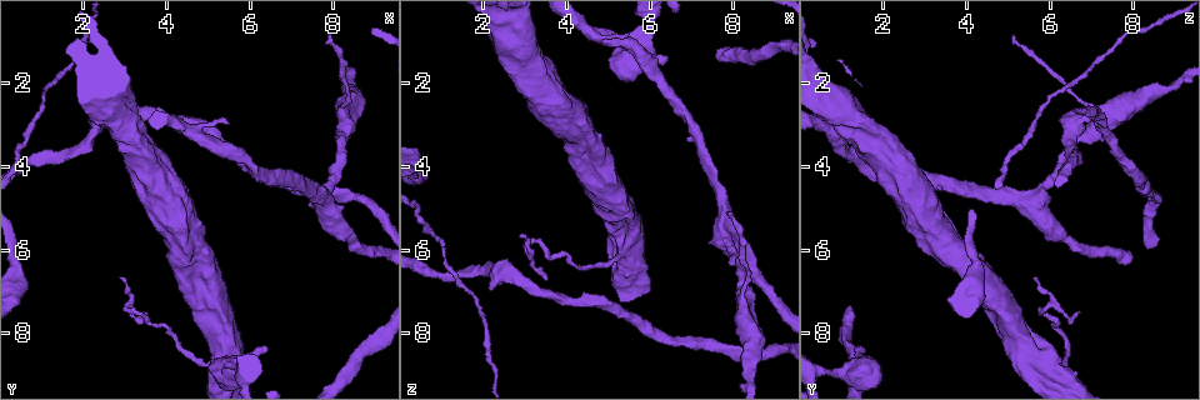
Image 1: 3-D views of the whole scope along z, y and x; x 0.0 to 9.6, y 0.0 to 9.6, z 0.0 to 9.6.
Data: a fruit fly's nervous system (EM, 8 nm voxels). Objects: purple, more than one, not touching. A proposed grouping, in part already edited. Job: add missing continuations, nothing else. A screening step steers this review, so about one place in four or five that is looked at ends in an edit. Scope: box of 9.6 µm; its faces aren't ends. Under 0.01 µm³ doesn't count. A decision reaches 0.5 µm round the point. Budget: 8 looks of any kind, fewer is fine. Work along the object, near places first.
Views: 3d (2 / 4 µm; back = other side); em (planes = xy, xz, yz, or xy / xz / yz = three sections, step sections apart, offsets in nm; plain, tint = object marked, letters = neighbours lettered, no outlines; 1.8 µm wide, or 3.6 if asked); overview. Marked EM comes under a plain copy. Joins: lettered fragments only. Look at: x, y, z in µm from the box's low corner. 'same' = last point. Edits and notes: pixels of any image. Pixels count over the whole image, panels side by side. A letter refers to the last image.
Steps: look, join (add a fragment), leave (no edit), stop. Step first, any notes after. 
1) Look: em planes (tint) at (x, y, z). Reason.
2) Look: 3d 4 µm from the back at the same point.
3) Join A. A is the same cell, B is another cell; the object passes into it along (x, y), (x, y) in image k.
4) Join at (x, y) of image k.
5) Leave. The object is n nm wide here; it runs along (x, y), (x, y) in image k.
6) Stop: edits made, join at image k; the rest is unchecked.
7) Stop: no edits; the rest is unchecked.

Look: em planes (letters) at (2.95, 6.60, 5.60). Tapers out.

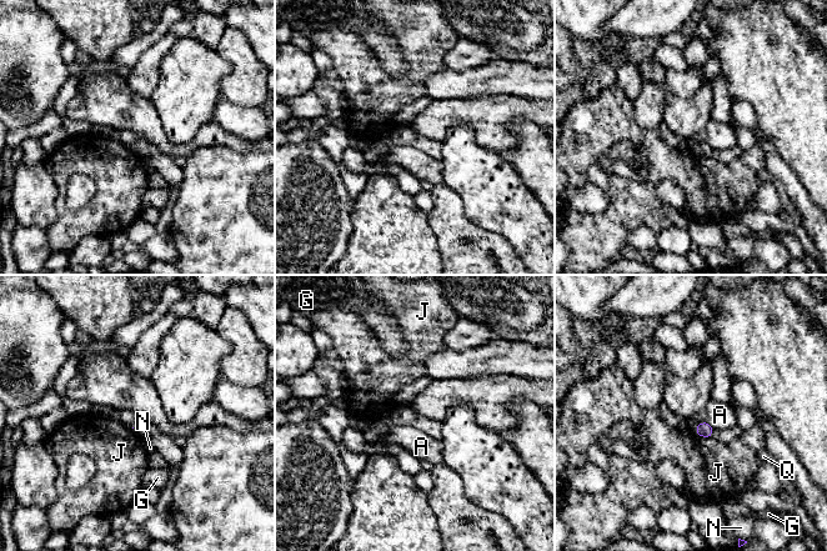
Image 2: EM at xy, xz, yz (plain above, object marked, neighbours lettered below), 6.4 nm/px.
Leave. A, G, J, N and Q are other cells; a border runs along (706, 421), (713, 429) in image 2; none of them fits.

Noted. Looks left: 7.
Look: 3d 2 µm at (6.35, 8.45, 1.35). Branch stops here.

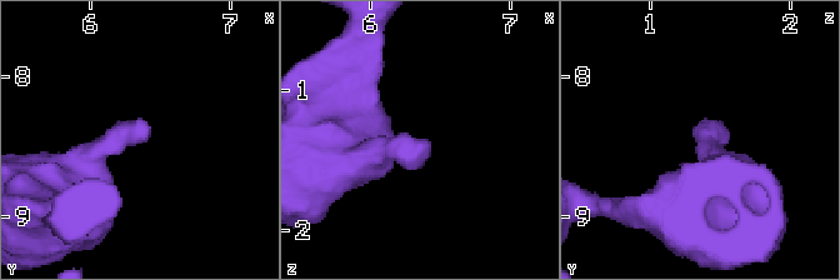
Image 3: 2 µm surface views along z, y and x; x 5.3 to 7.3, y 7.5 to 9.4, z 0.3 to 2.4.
Look: em xy step 8 (letters) at (6.42, 8.40, 1.38).

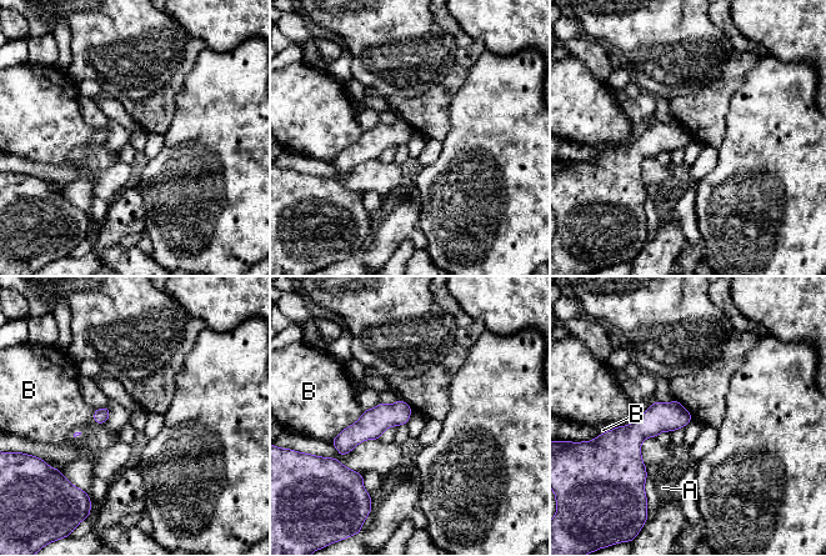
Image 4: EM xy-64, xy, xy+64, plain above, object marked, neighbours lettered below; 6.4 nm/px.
Look: em planes (letters) at the same point.

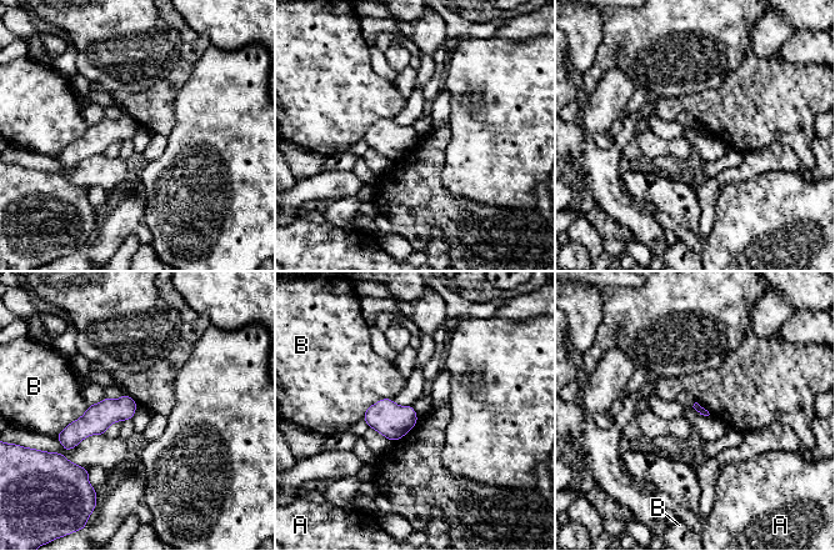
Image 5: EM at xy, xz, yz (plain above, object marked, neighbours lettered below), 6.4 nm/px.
Leave. The longest contact is with B, 300 nm; A and B are other cells; it runs along (133, 405), (106, 411), (65, 437) in image 5; none of them fits.

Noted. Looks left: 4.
Look: em 3.6 µm planes (letters) at (8.10, 4.30, 6.10). Calibre changes.

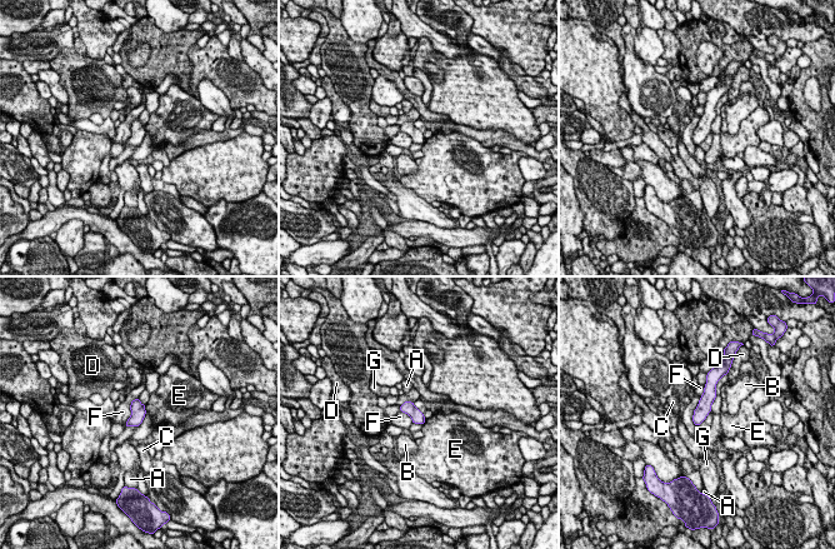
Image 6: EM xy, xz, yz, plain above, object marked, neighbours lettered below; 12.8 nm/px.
Leave. The object is 160 nm wide here; A, B, C, D, E, F and G are other cells; a border runs along (136, 397), (124, 424) in image 6; none of them fits.

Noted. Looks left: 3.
Stop: no edits; the rest is unchecked.

